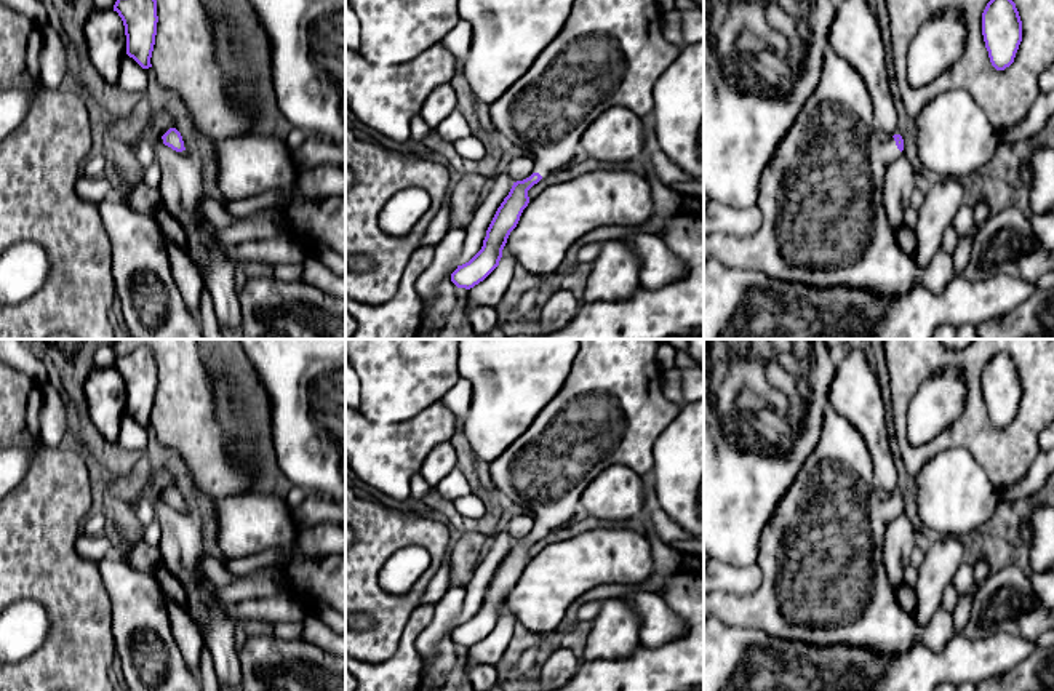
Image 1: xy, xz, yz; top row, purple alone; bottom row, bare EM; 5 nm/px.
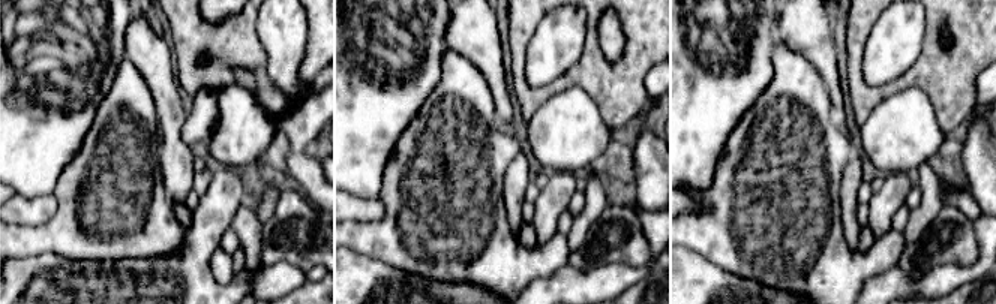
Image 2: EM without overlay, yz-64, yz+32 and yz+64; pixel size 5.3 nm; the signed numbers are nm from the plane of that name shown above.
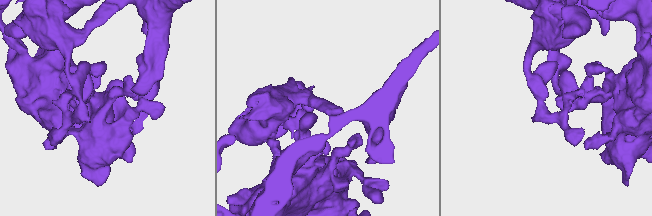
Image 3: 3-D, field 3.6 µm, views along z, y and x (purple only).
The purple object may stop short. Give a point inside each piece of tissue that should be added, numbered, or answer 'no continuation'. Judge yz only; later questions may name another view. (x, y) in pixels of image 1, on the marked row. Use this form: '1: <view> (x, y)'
1: yz (883, 151)

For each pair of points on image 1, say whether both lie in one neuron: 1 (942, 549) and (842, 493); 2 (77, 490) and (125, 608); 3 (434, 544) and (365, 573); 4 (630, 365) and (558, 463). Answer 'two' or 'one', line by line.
1: two
2: two
3: one
4: one

